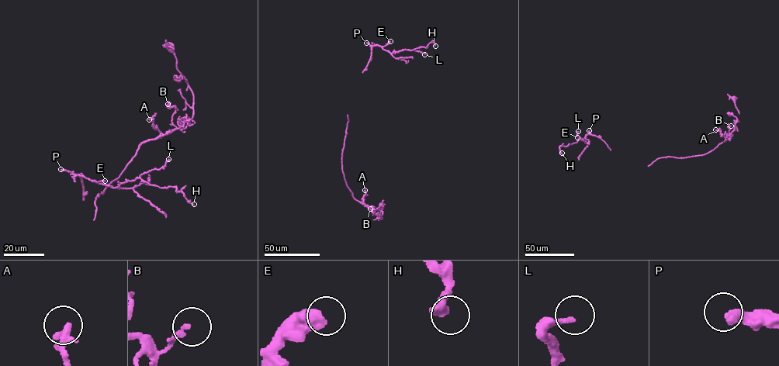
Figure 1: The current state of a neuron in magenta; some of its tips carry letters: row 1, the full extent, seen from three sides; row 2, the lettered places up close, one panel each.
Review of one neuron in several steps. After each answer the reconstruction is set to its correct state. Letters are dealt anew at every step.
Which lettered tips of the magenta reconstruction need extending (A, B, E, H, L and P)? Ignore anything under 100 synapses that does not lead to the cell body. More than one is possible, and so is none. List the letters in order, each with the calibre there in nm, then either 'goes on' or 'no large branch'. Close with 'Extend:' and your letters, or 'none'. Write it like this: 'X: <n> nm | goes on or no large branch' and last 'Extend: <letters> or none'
A: 280 nm | no large branch
B: 190 nm | no large branch
E: 460 nm | no large branch
H: 440 nm | no large branch
L: 260 nm | no large branch
P: 440 nm | no large branch
Extend: none

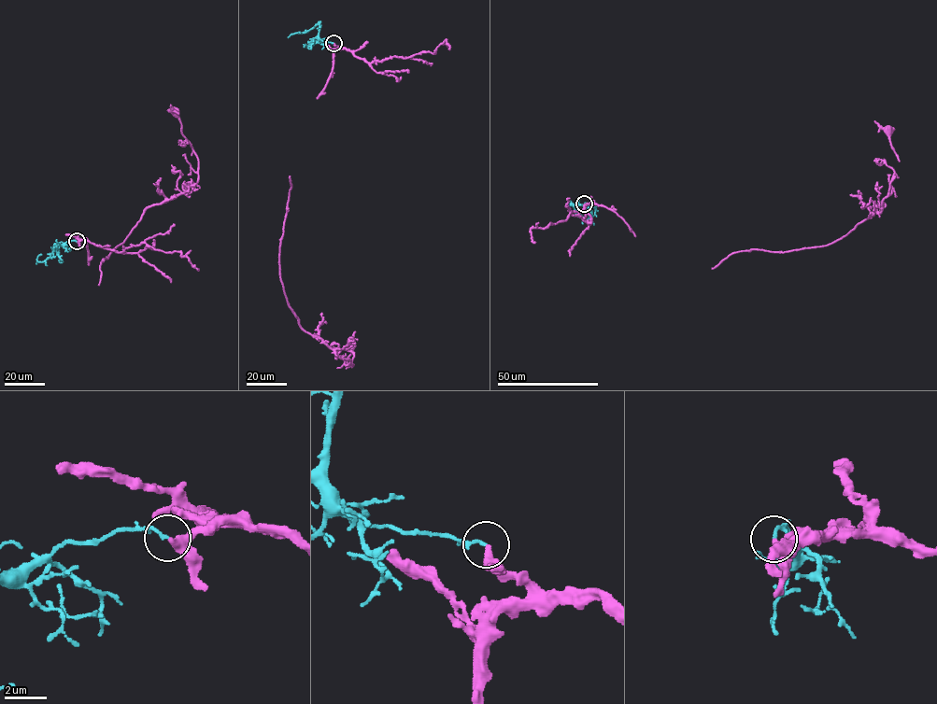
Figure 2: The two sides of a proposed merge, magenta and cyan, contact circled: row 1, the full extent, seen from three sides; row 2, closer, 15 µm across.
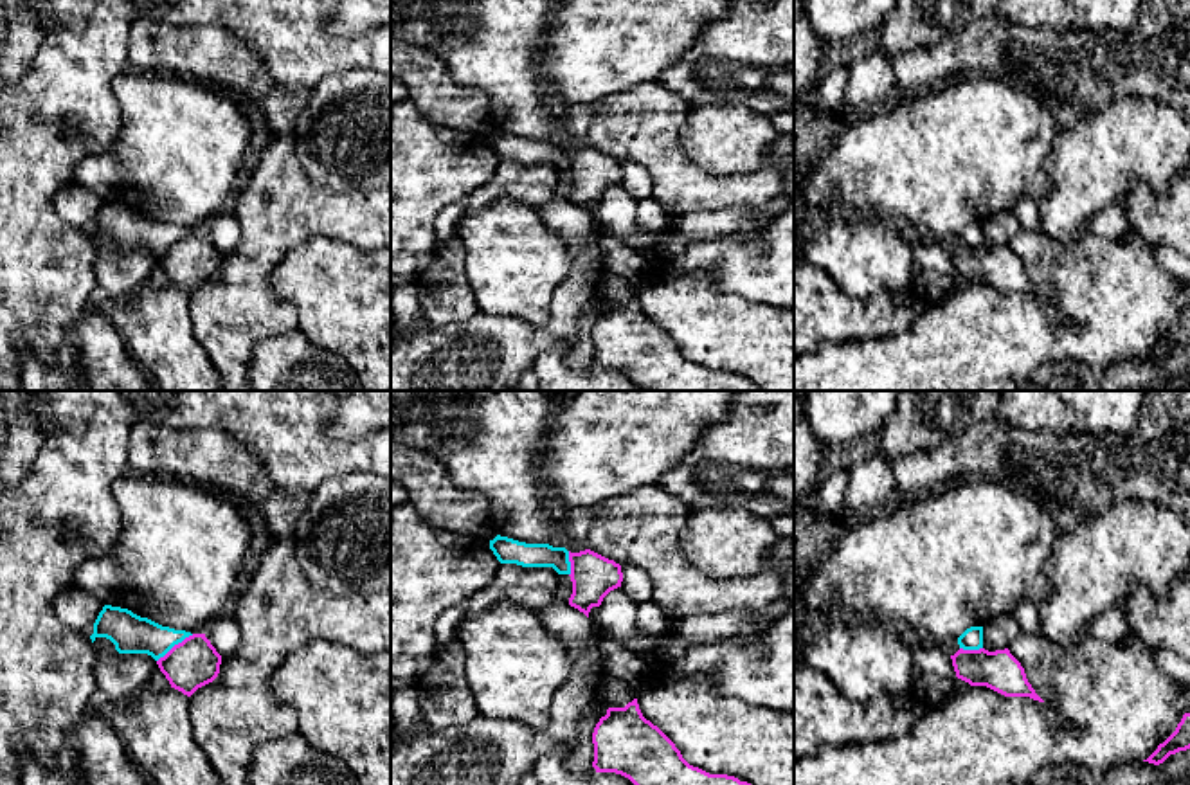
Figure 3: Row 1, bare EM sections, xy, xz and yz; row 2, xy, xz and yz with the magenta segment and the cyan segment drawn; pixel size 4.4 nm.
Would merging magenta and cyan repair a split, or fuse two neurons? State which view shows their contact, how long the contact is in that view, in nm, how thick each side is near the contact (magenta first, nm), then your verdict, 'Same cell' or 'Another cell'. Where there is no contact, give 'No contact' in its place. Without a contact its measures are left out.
Touches magenta in xy. Shared border 200 nm. Thickness 220 nm (magenta) against 180 nm. Another cell

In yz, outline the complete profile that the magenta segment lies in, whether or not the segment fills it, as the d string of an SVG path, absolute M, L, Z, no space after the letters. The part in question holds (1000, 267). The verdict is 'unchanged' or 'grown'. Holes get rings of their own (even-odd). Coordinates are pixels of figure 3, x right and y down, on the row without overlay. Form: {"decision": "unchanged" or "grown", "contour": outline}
{"decision": "unchanged", "contour": "M960 245L951 252L956 274L970 283L987 283L1005 293L1030 293L1044 299L1026 275L1024 265L1008 245L988 248Z"}

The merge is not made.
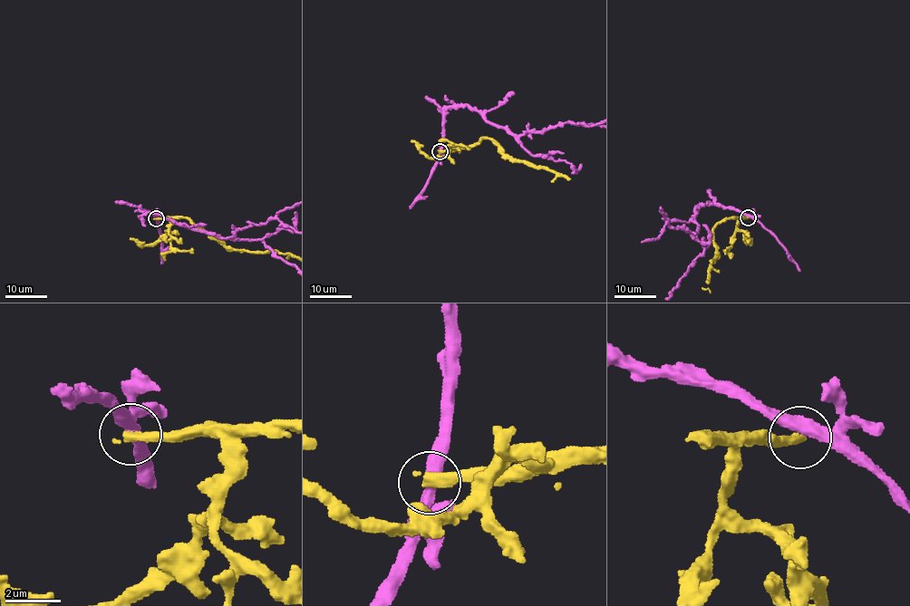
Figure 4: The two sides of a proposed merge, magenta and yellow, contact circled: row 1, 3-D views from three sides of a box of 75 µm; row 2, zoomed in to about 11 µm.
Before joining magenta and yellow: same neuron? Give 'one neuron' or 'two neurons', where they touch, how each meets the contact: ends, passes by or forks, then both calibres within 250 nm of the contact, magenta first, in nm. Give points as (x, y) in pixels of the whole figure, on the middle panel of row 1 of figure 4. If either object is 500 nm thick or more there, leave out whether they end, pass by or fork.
two neurons; place (440, 151); magenta passes by; yellow ends; calibres 400 and 420 nm

